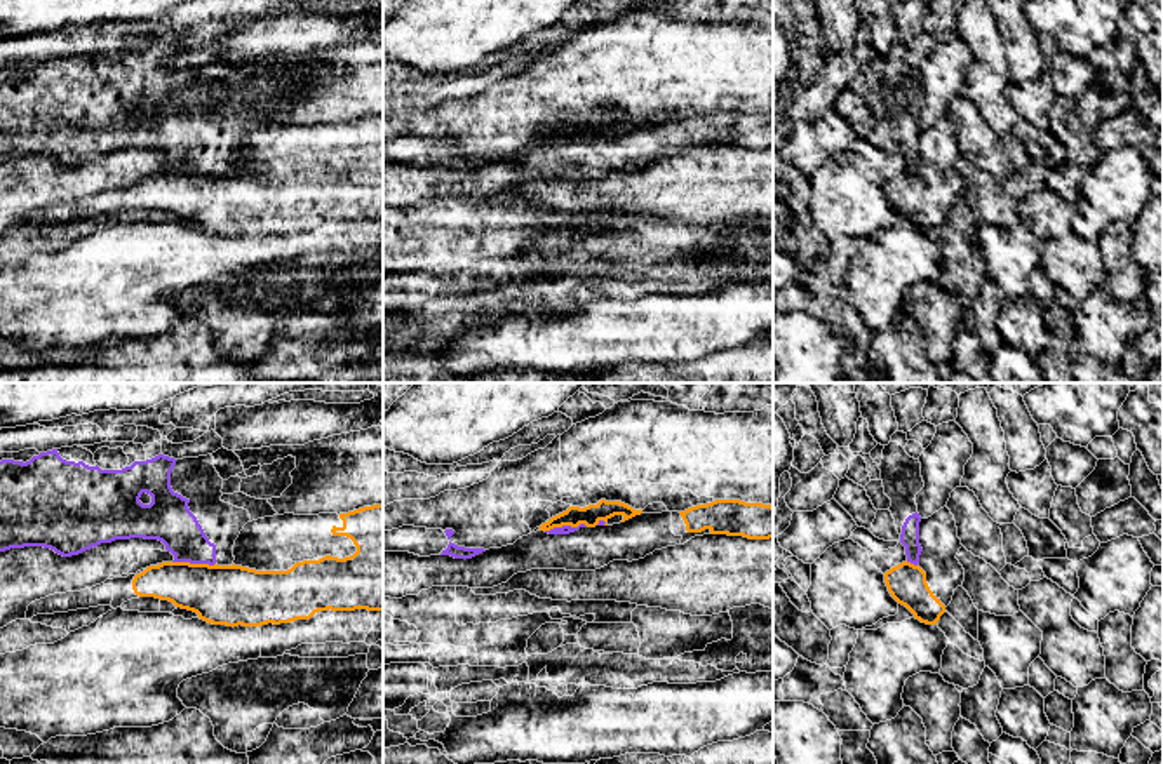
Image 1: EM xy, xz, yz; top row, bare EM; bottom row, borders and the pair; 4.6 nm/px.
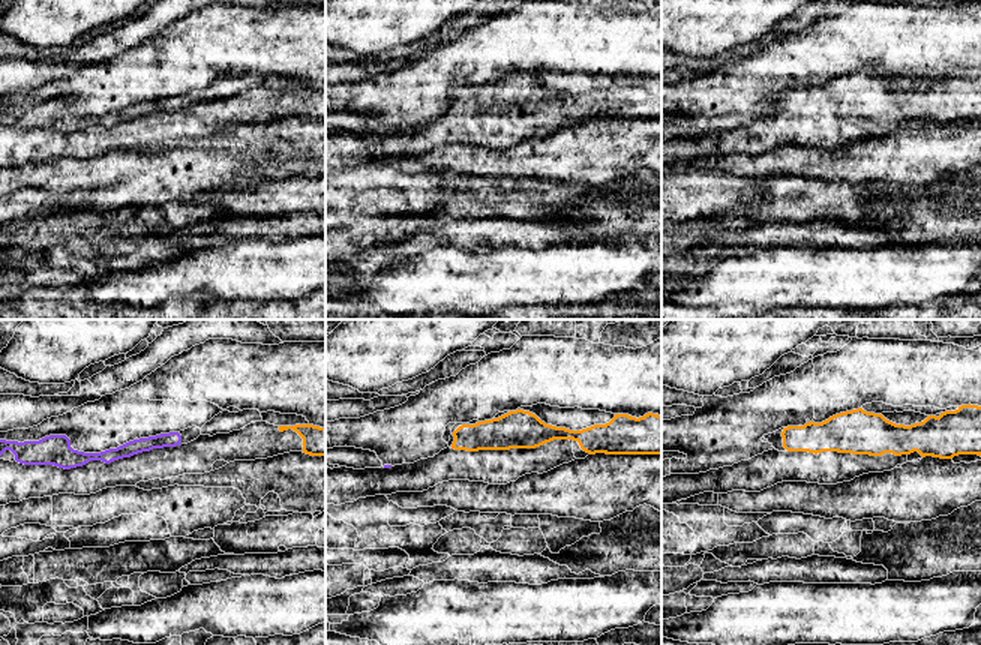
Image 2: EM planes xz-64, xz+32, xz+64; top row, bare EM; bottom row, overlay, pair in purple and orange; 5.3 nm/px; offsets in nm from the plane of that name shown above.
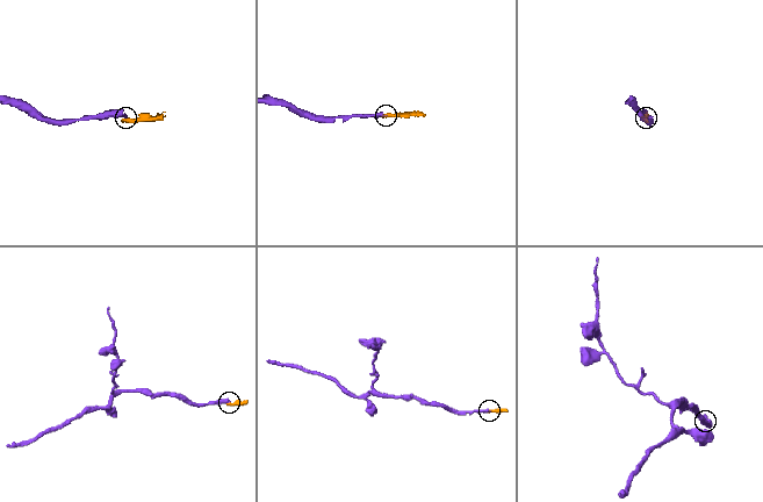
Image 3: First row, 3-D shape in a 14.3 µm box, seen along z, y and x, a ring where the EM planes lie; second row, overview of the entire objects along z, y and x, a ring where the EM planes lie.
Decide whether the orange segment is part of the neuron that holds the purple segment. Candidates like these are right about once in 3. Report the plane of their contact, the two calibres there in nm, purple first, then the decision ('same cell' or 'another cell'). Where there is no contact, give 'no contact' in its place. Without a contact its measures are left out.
contact in xy; calibres 220 and 280 nm; another cell

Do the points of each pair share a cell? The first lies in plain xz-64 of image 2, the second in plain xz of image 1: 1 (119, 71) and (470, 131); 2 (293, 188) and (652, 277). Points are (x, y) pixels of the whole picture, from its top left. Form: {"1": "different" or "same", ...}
{"1": "same", "2": "different"}

